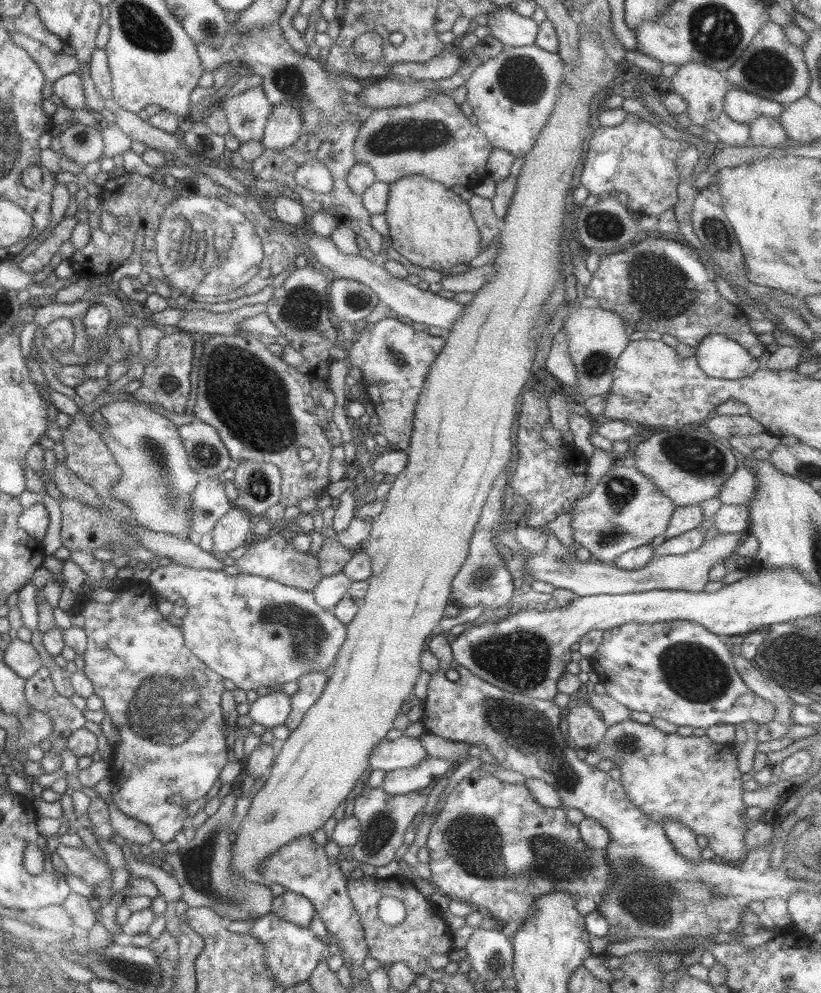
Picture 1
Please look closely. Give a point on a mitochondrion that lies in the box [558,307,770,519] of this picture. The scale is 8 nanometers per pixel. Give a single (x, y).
(691, 453)

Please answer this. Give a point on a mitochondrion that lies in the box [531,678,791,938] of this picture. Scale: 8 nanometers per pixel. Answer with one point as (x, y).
(637, 894)

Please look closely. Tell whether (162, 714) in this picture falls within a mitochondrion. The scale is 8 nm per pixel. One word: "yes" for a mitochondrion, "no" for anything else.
yes

